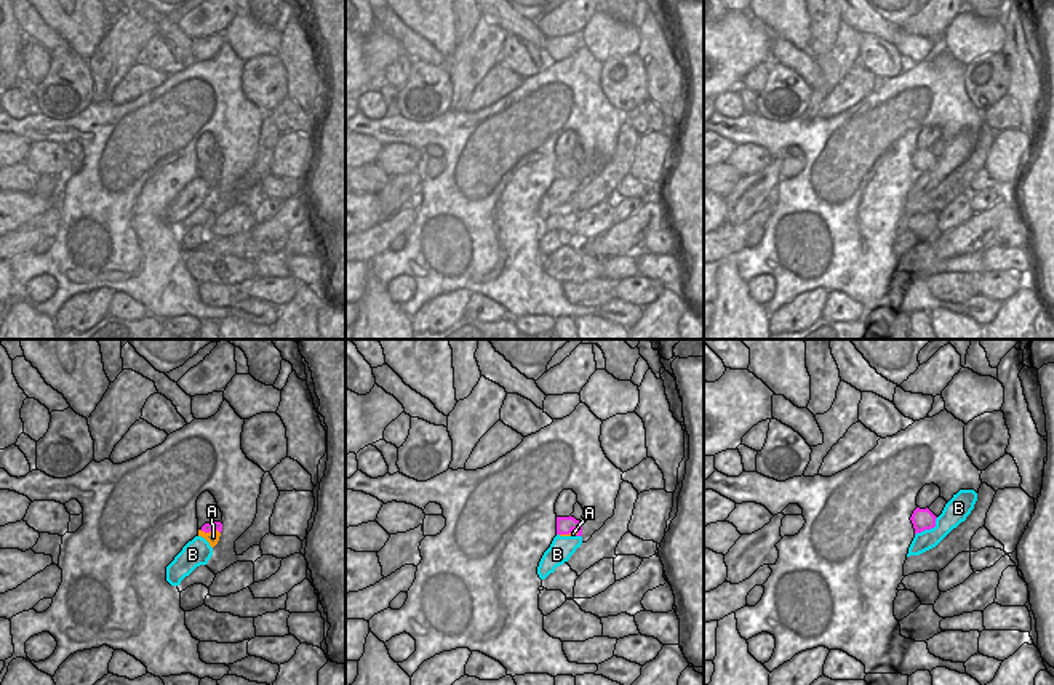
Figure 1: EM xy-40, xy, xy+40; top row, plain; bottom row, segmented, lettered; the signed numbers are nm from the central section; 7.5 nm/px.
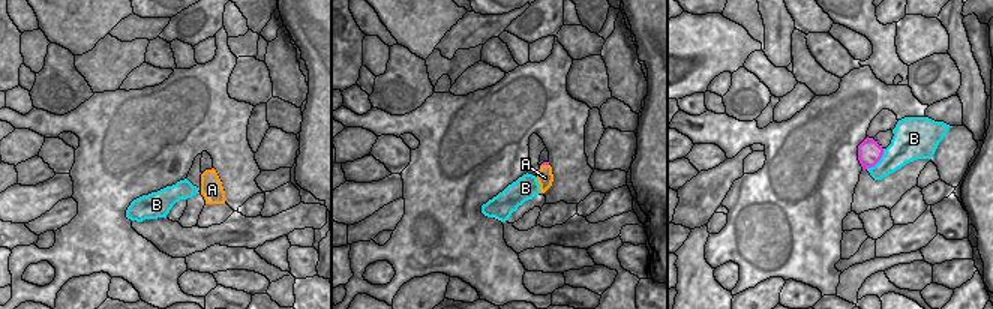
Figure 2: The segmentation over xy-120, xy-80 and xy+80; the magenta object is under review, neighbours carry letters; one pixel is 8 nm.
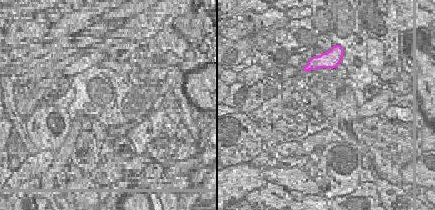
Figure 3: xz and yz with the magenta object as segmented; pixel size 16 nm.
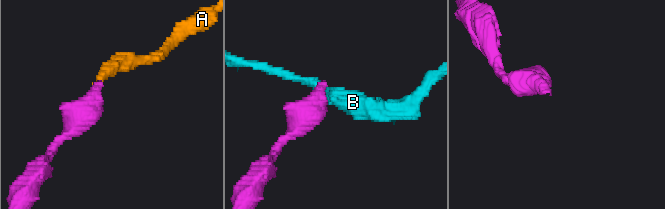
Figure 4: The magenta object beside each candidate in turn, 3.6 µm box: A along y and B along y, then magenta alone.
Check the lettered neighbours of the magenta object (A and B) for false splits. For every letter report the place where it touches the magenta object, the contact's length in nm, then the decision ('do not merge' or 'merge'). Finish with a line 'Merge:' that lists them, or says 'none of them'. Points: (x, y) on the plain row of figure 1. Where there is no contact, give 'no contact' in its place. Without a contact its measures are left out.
A: xy-40 (210, 172) | 160 nm | merge
B: xy+40 (928, 170) | 220 nm | do not merge
Merge: A

